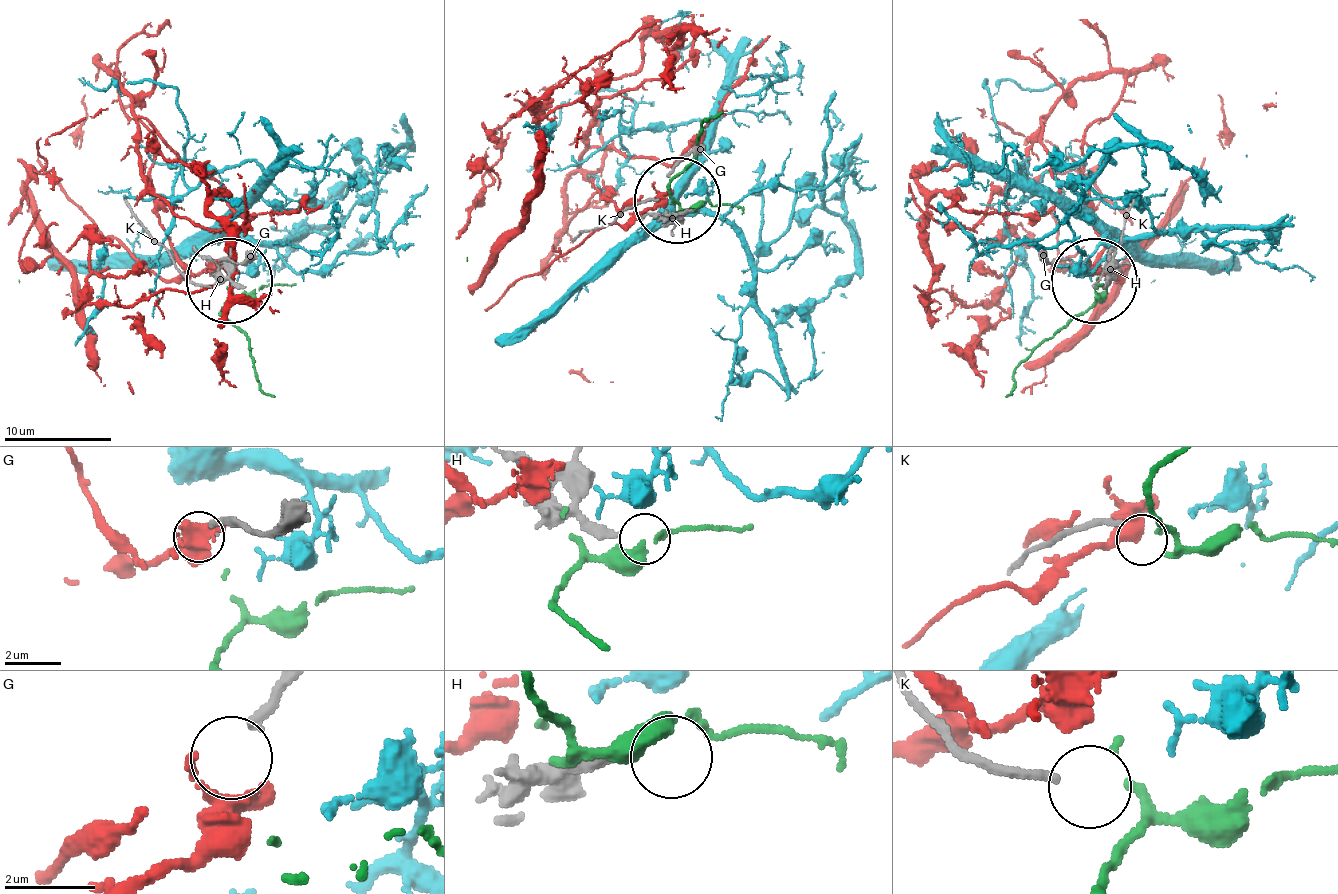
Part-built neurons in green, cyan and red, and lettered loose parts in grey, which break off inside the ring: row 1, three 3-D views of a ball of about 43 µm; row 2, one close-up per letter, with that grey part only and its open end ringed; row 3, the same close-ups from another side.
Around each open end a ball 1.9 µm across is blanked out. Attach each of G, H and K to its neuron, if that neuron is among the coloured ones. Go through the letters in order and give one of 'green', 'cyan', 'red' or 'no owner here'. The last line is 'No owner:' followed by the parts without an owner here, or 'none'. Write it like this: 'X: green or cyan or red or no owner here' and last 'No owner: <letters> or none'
G: red
H: no owner here
K: green
No owner: H

